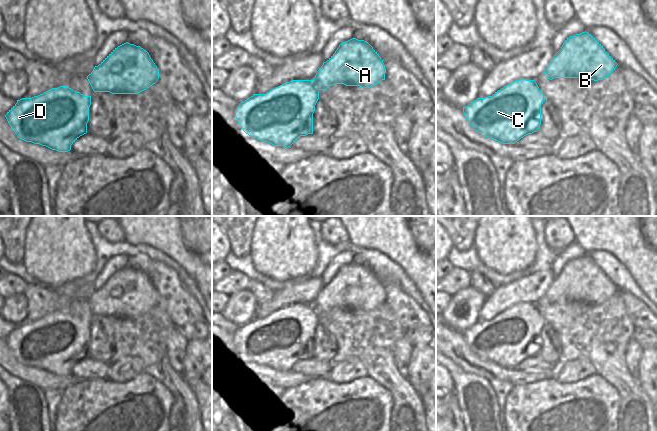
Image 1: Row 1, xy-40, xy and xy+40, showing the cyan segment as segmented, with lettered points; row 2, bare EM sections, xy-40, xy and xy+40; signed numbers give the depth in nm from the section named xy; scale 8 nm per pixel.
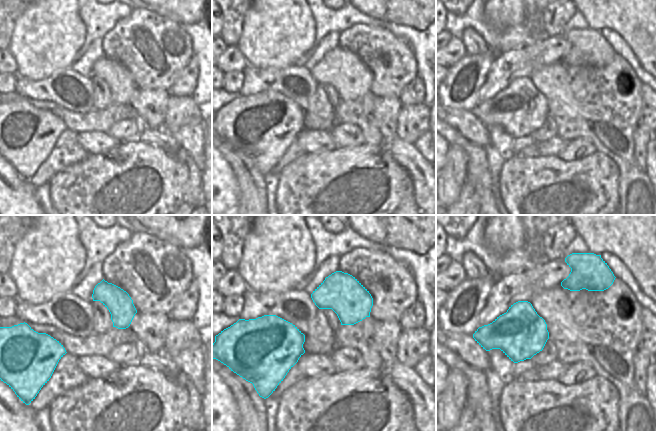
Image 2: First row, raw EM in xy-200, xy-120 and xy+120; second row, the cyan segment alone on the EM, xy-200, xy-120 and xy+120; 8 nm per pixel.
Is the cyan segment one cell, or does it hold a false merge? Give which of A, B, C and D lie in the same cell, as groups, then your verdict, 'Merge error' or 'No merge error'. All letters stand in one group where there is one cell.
Groups: A B C D. No merge error

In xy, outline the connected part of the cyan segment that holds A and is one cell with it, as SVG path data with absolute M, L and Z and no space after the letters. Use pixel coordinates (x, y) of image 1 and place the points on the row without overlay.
M364 264L342 266L313 304L292 304L266 318L241 326L235 341L243 355L274 370L290 371L300 360L313 358L313 337L319 315L334 308L370 312L385 304L385 289Z

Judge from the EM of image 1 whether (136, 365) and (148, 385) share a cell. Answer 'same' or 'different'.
different

